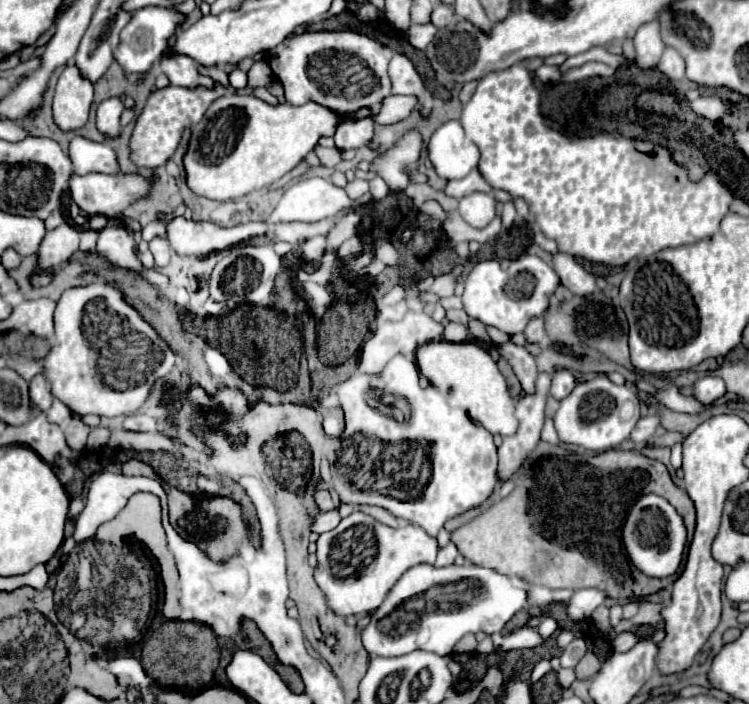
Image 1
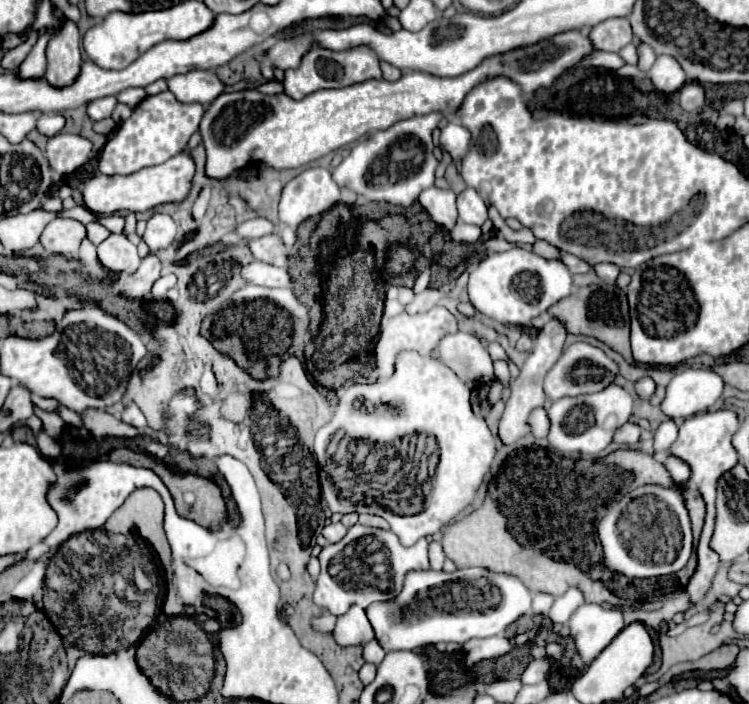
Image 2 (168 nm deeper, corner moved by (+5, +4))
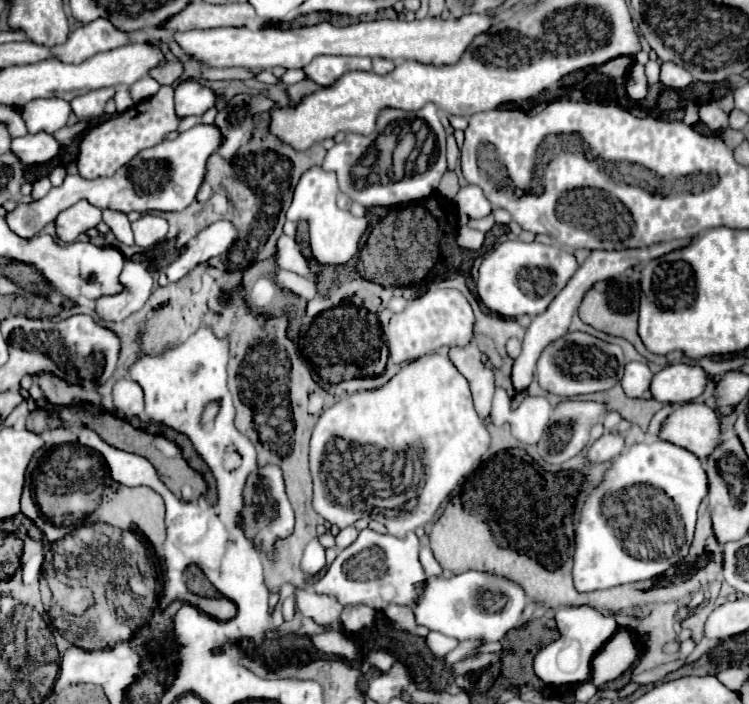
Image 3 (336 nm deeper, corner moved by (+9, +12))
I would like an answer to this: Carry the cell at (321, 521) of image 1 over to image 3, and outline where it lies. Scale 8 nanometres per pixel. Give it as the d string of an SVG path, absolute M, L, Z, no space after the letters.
M352 525L340 529L338 535L336 535L336 549L344 549L344 547L348 547L348 545L356 539L356 535L358 535L358 529L352 527Z

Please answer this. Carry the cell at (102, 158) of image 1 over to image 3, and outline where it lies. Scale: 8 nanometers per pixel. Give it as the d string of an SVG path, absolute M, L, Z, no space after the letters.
M46 131L36 135L26 135L20 139L12 139L10 147L26 165L42 165L58 155L60 143Z

